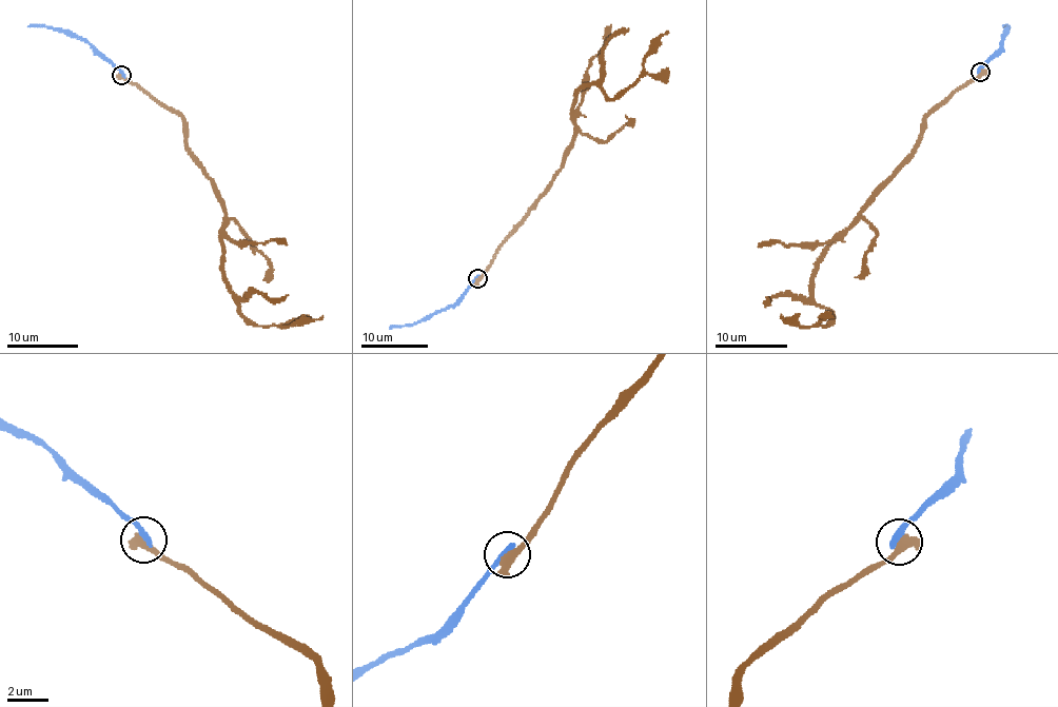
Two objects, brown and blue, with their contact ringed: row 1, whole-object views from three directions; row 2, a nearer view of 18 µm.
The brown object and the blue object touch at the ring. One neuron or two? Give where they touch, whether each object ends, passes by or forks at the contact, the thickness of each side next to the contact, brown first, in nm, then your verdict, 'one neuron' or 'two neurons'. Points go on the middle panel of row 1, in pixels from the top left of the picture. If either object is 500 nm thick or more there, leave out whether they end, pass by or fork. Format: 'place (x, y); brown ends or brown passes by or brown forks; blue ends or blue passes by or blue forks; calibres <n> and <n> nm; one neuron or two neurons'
place (477, 278); calibres 500 and 300 nm; two neurons

